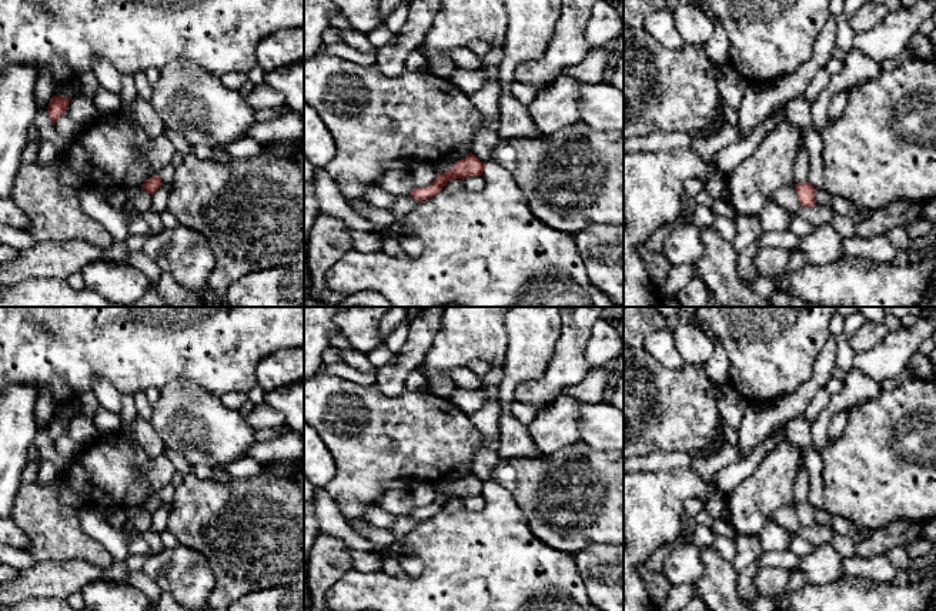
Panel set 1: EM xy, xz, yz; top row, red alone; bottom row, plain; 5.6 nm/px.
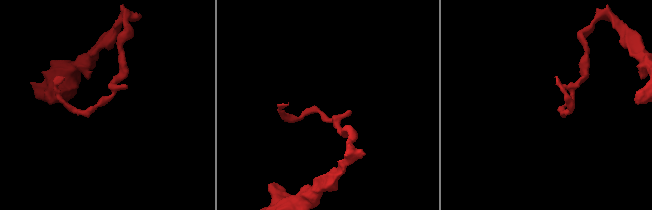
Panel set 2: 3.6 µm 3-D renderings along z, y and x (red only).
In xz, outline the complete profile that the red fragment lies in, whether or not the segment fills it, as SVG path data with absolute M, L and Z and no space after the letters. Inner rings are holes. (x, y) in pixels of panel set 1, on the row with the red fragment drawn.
M472 153L455 164L445 173L437 173L435 180L427 187L417 187L408 196L418 201L434 197L442 187L454 178L465 178L468 176L482 176L487 164L479 161Z

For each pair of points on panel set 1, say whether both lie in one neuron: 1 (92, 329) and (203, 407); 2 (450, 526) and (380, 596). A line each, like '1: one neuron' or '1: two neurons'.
1: two neurons
2: one neuron

